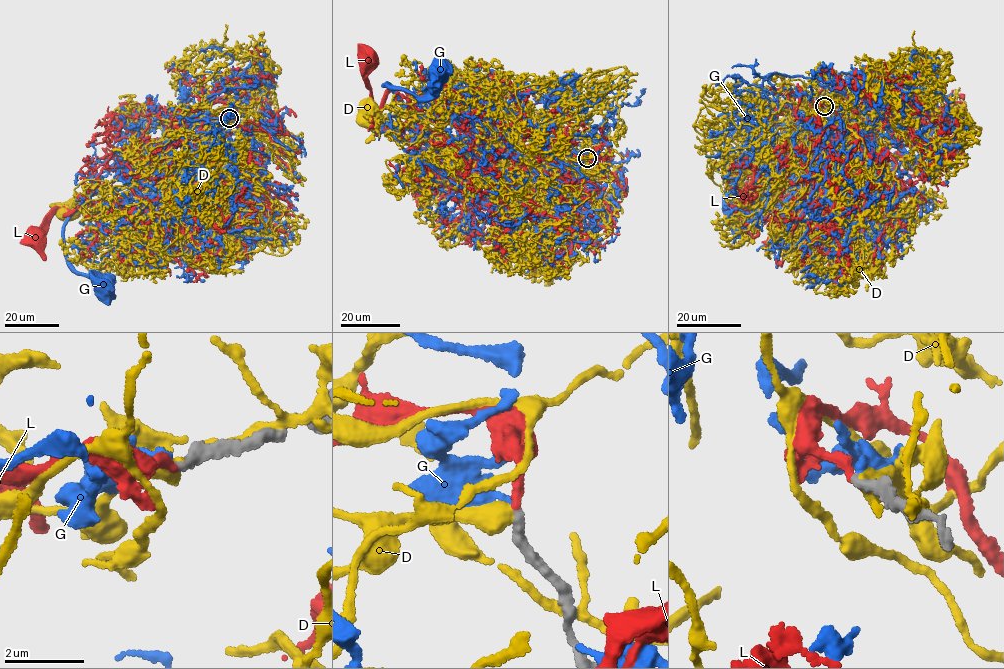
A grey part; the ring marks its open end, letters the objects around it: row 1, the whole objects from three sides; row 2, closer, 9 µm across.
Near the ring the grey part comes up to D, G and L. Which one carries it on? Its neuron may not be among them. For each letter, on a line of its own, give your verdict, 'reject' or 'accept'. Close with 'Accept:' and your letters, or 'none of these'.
D: reject
G: reject
L: accept
Accept: L

